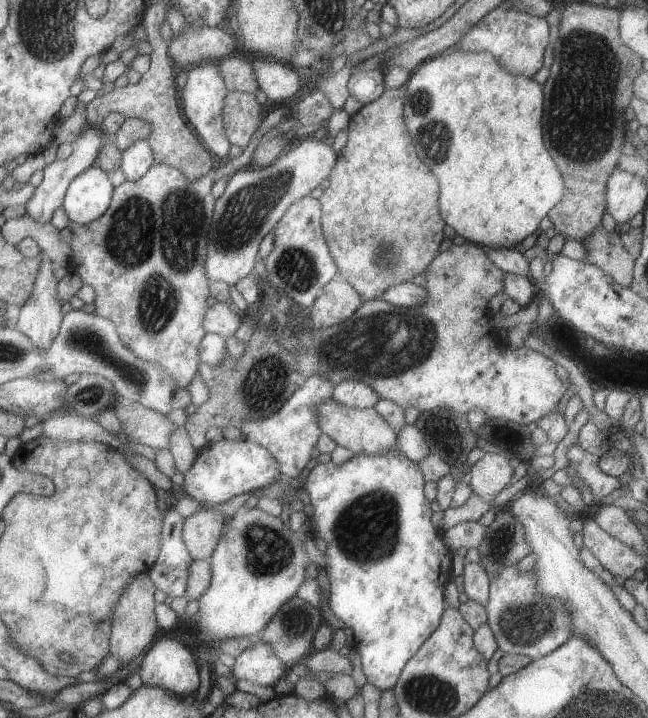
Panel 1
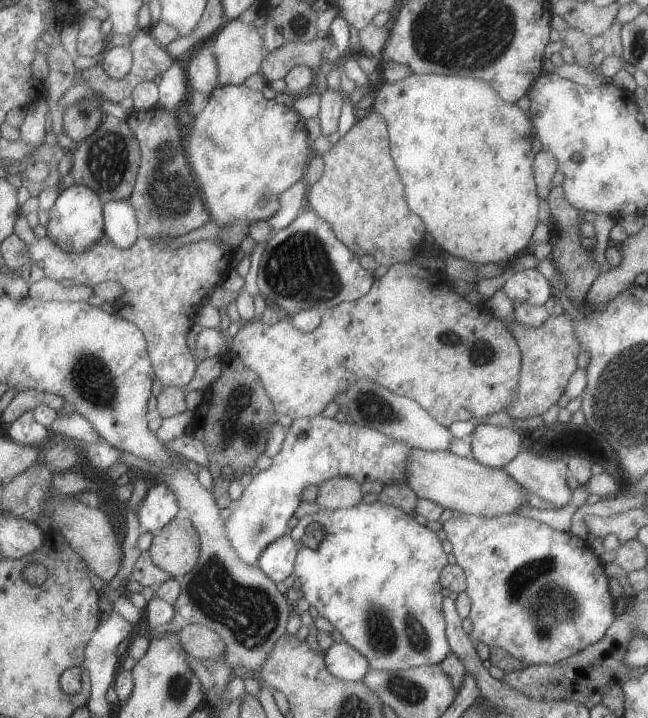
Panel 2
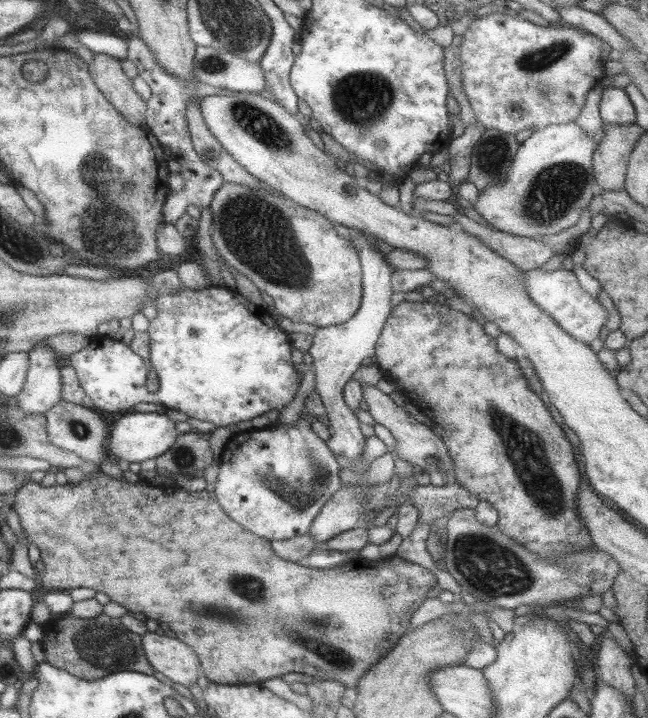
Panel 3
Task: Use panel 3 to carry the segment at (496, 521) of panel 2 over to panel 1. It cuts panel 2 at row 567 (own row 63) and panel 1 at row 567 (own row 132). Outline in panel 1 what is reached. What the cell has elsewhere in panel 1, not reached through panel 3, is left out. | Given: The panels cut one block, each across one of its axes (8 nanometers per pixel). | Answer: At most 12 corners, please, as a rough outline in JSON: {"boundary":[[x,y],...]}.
{"boundary":[[535,570],[488,578],[486,622],[503,654],[537,660],[571,635]]}

